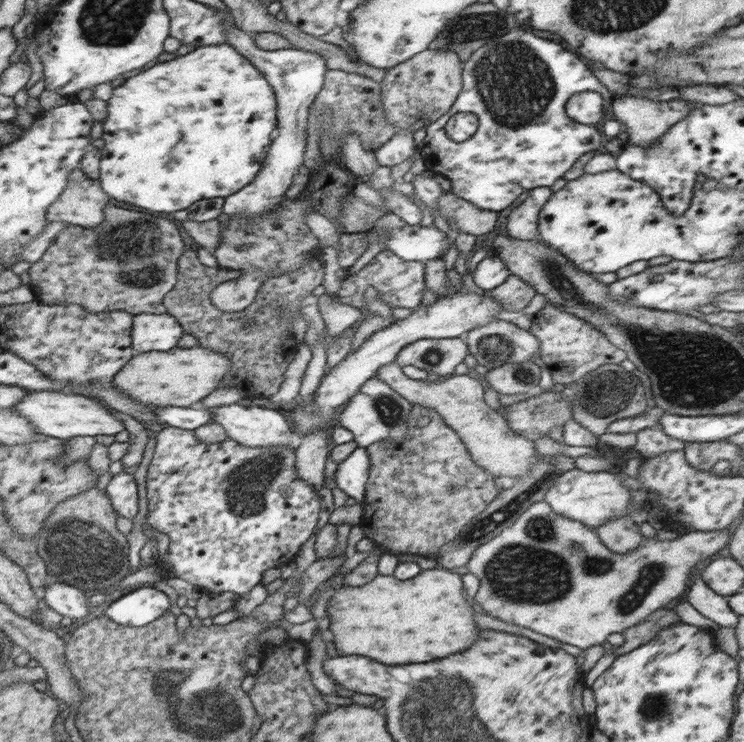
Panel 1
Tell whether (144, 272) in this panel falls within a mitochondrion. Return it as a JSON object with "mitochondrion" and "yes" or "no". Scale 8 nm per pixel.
{"mitochondrion":"yes"}

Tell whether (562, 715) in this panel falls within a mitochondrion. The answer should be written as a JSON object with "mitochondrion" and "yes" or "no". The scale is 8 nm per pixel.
{"mitochondrion":"no"}

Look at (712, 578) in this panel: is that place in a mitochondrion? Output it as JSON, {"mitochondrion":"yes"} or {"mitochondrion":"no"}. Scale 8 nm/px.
{"mitochondrion":"no"}

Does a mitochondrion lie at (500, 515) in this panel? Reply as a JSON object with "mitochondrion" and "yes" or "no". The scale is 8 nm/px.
{"mitochondrion":"yes"}

